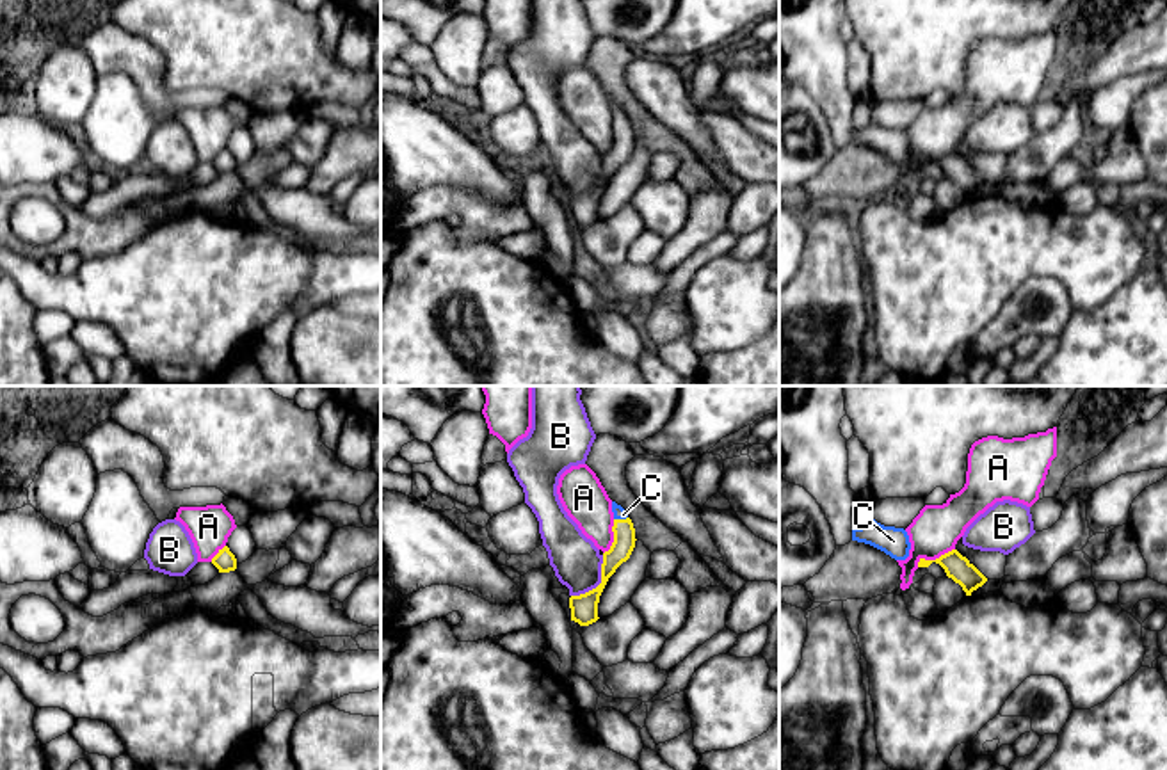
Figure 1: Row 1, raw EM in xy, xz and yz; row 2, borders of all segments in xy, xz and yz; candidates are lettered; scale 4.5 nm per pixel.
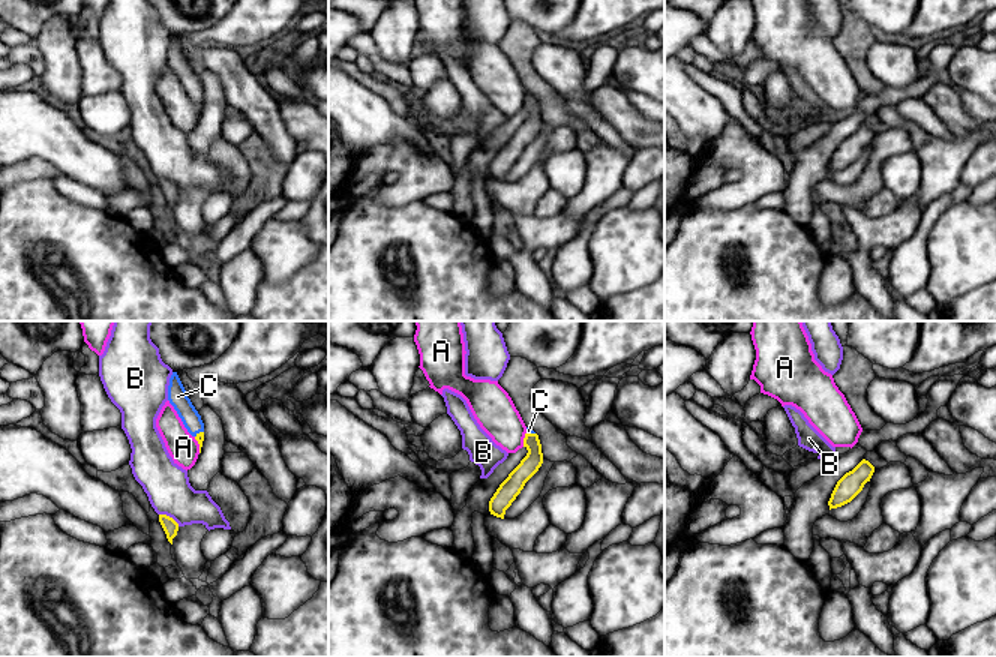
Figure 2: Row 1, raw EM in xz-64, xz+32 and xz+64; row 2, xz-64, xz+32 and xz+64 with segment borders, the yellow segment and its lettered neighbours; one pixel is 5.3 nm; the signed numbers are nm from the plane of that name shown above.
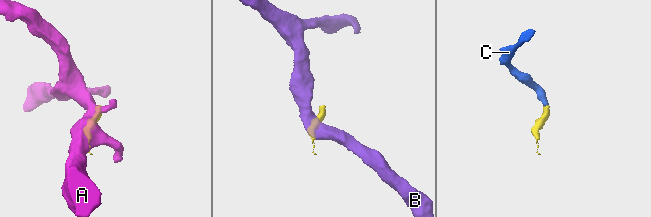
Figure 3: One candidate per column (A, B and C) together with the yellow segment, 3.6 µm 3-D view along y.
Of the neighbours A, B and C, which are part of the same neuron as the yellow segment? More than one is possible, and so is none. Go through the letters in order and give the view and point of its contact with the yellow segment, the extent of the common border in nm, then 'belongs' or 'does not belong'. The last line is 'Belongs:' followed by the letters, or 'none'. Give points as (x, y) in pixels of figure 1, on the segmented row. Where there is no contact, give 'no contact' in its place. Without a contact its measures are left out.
A: contact yz (936, 559); length 190 nm; does not belong
B: contact xz (600, 584); length 240 nm; does not belong
C: contact xz (619, 520); length 70 nm; belongs
Belongs: C

